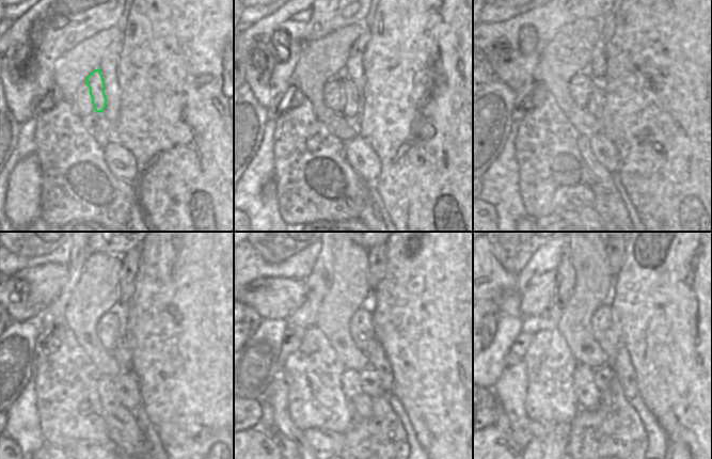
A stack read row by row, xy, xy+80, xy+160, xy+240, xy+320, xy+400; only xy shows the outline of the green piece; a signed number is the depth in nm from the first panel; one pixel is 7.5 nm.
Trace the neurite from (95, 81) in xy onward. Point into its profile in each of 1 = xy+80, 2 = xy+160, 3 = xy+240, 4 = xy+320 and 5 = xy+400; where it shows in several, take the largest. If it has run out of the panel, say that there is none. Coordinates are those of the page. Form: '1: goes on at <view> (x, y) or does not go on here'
1: goes on at xy+80 (352, 108)
2: goes on at xy+160 (596, 101)
3: goes on at xy+240 (124, 354)
4: goes on at xy+320 (378, 361)
5: goes on at xy+400 (623, 368)

